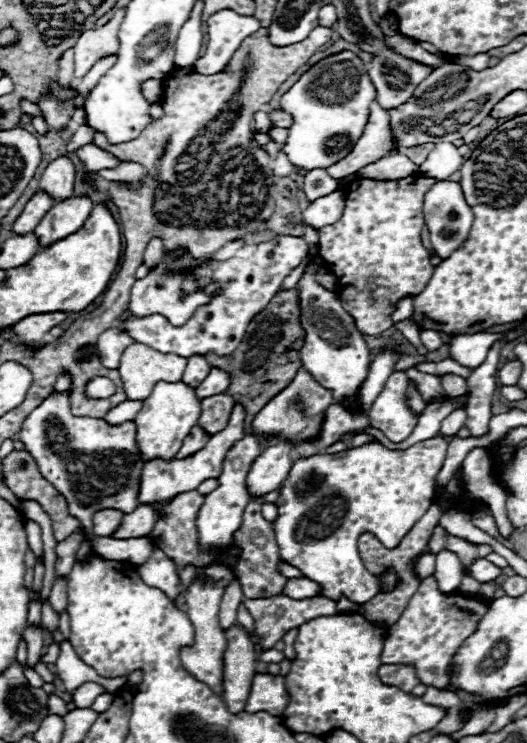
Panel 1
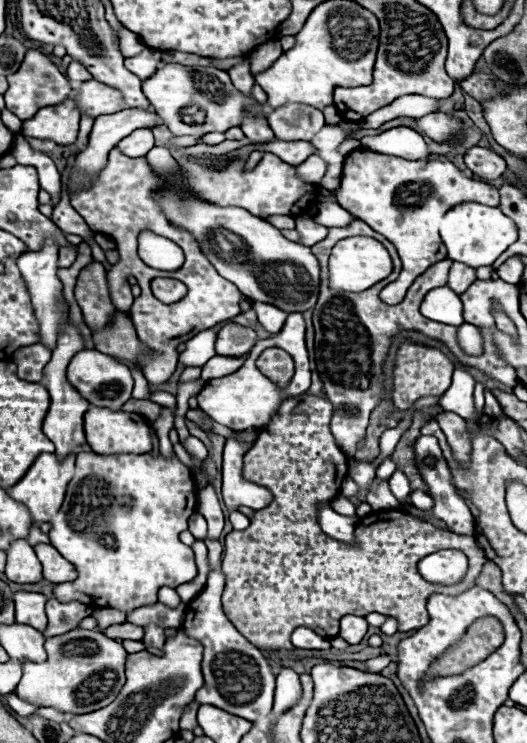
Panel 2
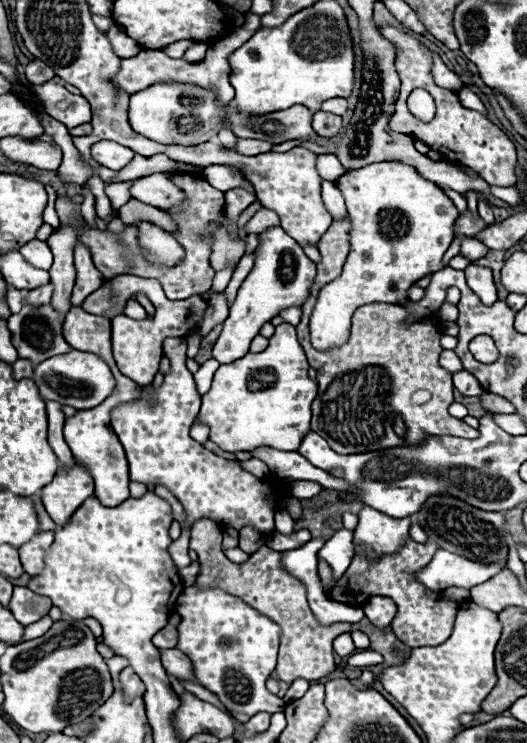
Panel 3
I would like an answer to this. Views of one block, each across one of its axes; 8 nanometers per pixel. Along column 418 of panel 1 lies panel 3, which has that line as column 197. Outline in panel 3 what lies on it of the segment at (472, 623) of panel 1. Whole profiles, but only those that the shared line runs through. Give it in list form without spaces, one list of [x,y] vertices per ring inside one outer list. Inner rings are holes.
[[[190,586],[184,592],[176,604],[176,612],[182,616],[176,648],[192,660],[196,680],[214,692],[238,722],[250,720],[256,712],[284,710],[286,702],[266,690],[266,680],[276,666],[280,626],[220,588]]]

